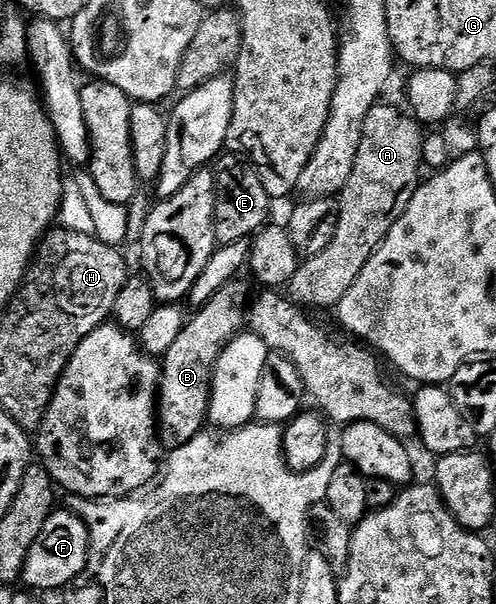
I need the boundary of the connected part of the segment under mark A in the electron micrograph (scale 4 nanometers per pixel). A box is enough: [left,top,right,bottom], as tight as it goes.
[287,104,423,309]

